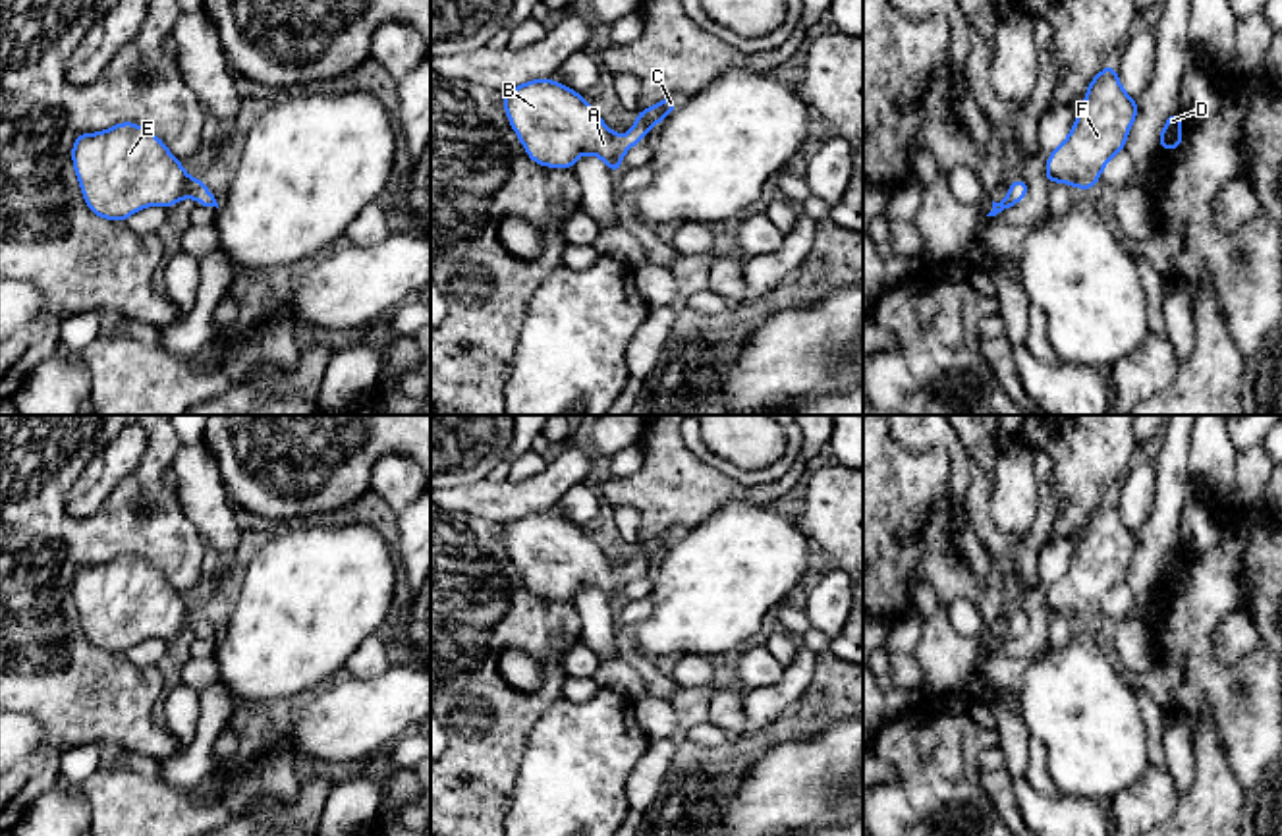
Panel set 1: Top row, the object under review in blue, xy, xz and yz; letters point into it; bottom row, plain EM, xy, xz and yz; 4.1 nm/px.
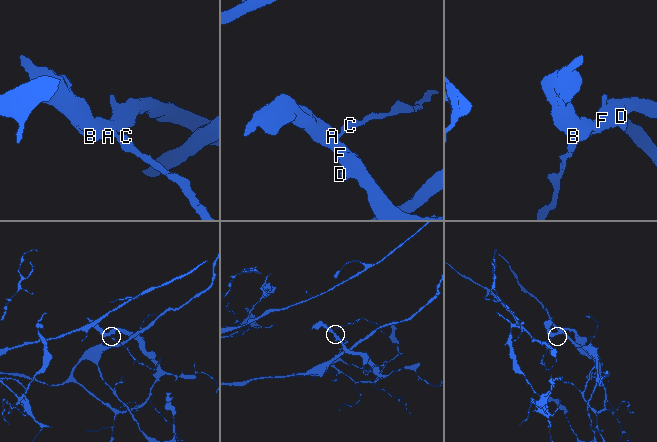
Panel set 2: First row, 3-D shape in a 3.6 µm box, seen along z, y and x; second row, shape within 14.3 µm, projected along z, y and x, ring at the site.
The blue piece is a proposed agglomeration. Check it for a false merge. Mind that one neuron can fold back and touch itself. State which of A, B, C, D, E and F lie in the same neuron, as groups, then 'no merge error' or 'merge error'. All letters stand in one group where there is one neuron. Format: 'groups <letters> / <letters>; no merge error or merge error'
groups A B C D E F; no merge error

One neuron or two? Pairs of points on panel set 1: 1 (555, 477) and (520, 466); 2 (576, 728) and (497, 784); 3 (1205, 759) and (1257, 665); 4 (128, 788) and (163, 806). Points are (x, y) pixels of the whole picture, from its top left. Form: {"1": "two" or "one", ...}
{"1": "two", "2": "two", "3": "two", "4": "one"}

